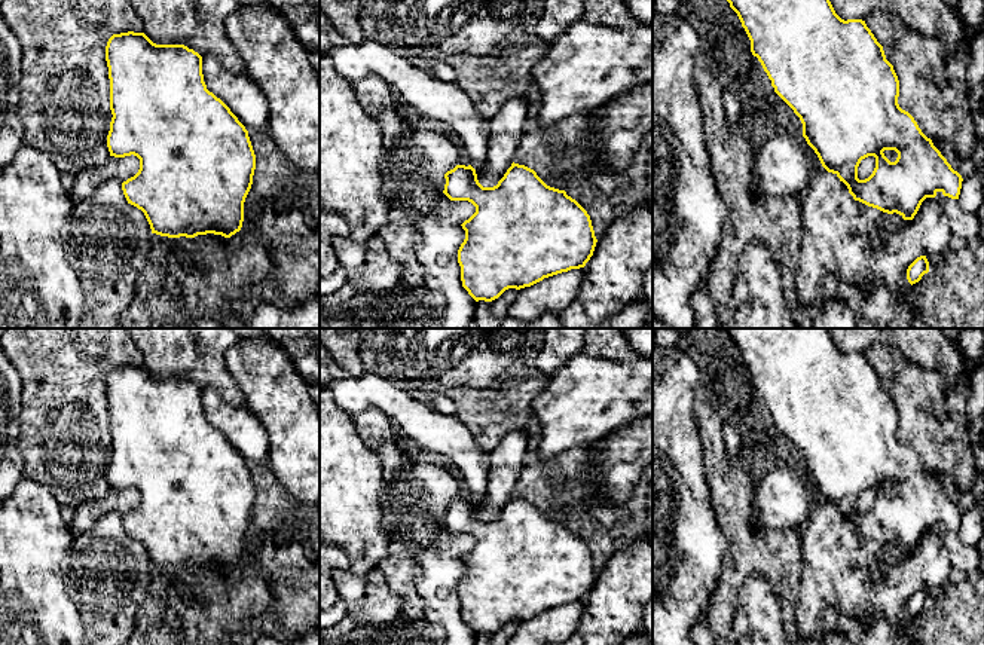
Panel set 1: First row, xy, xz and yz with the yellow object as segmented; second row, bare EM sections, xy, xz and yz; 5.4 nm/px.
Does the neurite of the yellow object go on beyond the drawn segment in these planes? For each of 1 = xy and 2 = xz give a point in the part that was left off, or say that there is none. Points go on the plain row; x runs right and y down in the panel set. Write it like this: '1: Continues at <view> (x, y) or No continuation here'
1: No continuation here
2: No continuation here

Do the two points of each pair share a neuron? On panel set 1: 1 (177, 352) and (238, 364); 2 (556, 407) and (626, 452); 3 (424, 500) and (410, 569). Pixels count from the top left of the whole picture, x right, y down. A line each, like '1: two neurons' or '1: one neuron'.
1: two neurons
2: two neurons
3: one neuron

